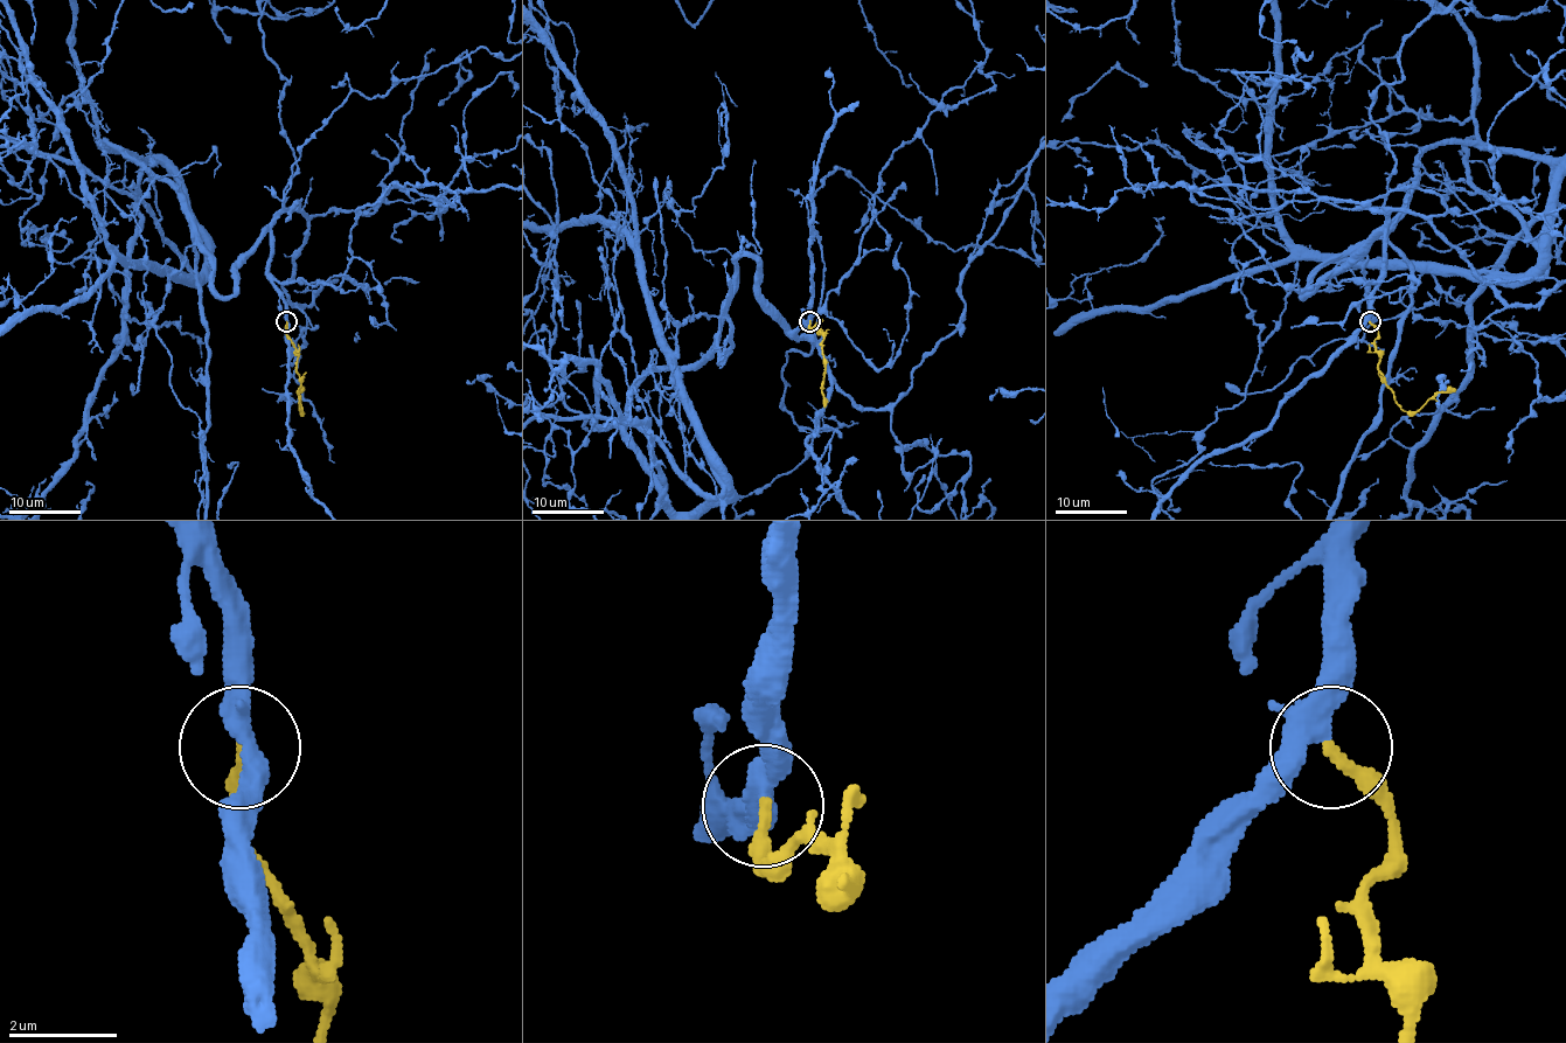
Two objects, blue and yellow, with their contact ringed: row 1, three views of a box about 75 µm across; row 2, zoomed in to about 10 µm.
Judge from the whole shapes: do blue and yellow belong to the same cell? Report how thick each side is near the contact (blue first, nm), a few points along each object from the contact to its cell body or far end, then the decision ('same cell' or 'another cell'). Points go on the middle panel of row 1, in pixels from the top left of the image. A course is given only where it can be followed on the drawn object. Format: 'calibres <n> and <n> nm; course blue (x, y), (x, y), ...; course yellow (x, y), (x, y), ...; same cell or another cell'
calibres 320 and 240 nm; course blue (809, 321), (792, 335), (740, 256), (718, 340), (674, 376), (684, 477), (634, 426), (535, 417); course yellow (809, 321), (809, 329), (818, 326), (821, 329), (825, 407); same cell

